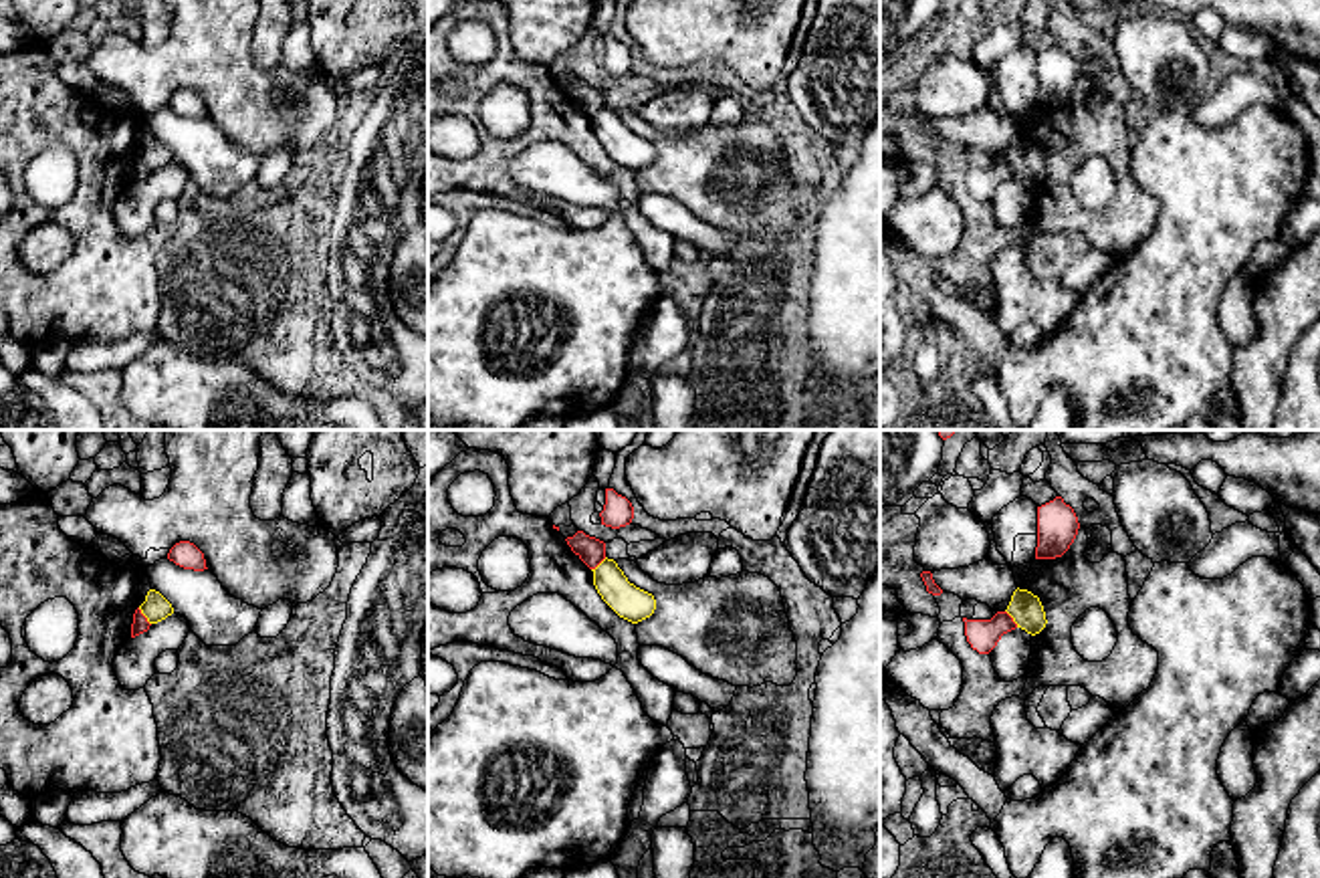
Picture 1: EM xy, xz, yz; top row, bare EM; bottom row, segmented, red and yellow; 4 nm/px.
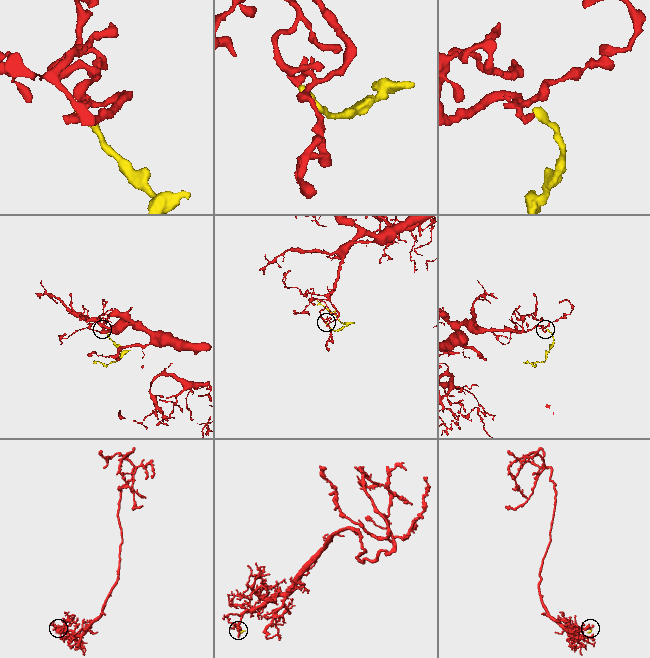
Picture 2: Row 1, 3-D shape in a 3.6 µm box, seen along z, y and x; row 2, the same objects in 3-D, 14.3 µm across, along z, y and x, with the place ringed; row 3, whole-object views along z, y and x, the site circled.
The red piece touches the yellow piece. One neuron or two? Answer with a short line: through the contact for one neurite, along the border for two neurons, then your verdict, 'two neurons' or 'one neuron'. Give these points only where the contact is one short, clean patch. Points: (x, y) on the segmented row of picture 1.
line xy (138, 608), (150, 624); two neurons

